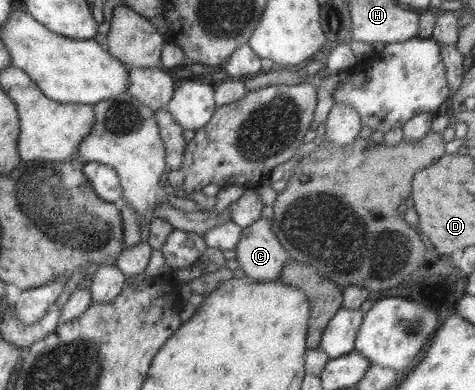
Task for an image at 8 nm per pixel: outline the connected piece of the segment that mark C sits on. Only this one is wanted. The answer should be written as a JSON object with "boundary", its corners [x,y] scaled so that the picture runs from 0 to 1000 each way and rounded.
{"boundary":[[[547,559],[509,587],[495,644],[507,690],[526,713],[539,715],[539,723],[581,723],[581,718],[592,718],[592,703],[602,677],[615,672],[613,656],[585,615],[573,585],[571,562],[562,559]]]}

